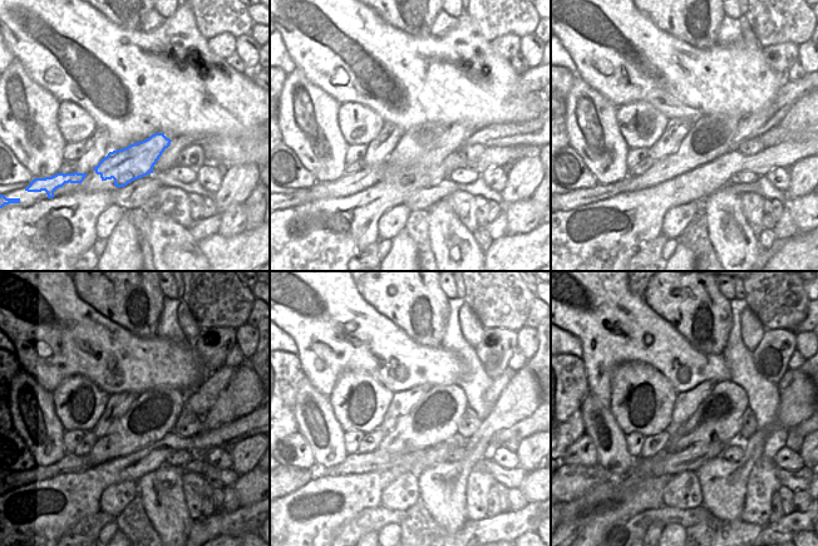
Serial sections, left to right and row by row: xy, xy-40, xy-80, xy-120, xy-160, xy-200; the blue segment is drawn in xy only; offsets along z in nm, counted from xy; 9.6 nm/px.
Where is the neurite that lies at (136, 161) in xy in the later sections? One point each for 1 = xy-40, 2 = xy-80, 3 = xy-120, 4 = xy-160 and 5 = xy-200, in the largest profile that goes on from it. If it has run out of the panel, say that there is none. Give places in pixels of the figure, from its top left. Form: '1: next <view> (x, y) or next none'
1: next xy-40 (422, 148)
2: next xy-80 (710, 137)
3: next xy-120 (153, 414)
4: next xy-160 (435, 417)
5: next xy-200 (718, 419)

